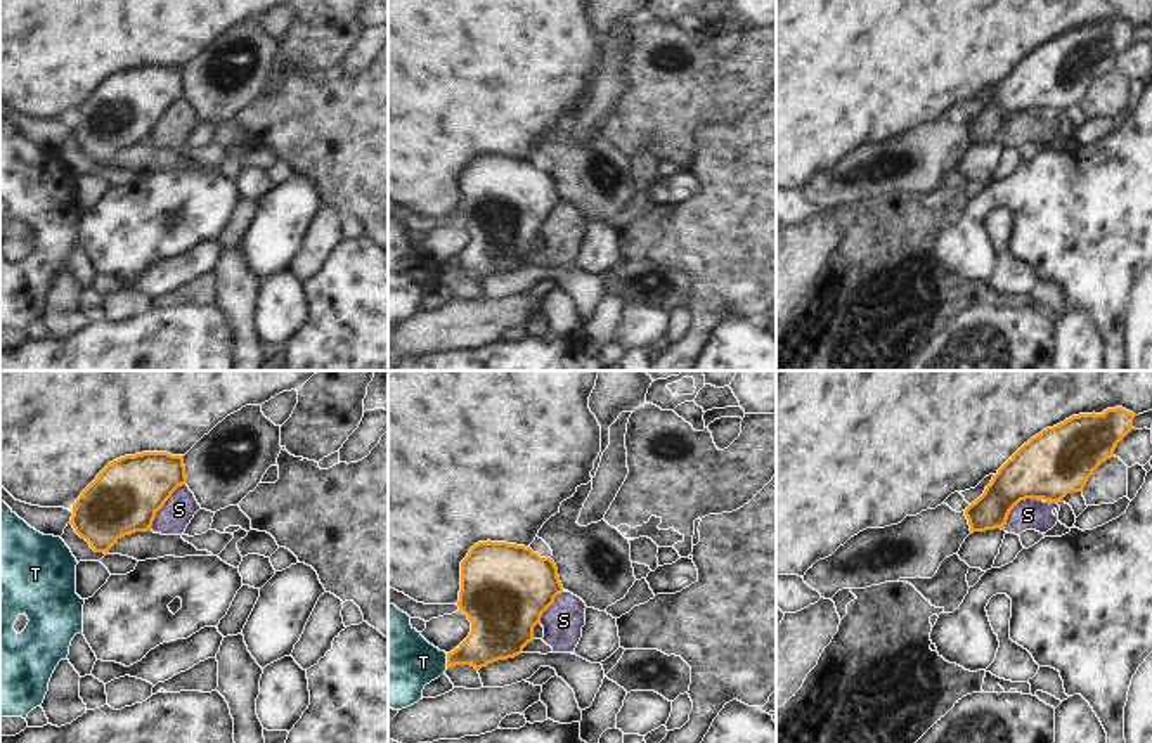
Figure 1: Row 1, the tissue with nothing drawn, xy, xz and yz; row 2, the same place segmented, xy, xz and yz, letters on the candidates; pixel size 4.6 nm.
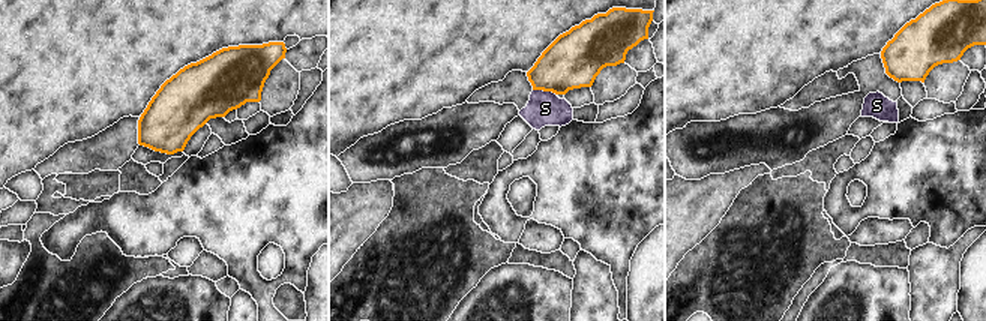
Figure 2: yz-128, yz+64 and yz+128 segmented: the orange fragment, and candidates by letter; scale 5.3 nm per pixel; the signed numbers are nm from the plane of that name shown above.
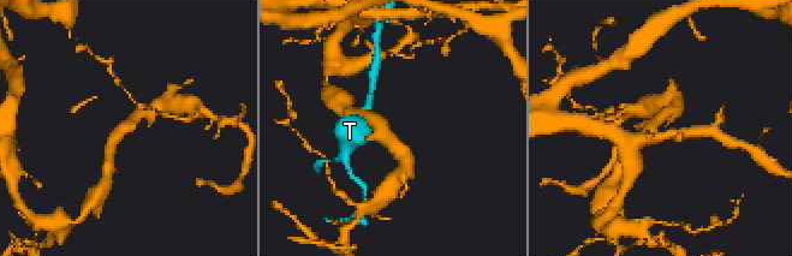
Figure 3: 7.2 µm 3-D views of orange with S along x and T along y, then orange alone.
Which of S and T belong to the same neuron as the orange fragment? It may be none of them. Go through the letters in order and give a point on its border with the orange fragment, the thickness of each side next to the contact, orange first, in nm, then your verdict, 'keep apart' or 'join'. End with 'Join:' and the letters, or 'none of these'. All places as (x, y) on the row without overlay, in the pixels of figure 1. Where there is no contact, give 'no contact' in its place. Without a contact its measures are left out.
S: xy (163, 116) | 320/150 nm | keep apart
T: xz (447, 272) | 220/360 nm | keep apart
Join: none of these

